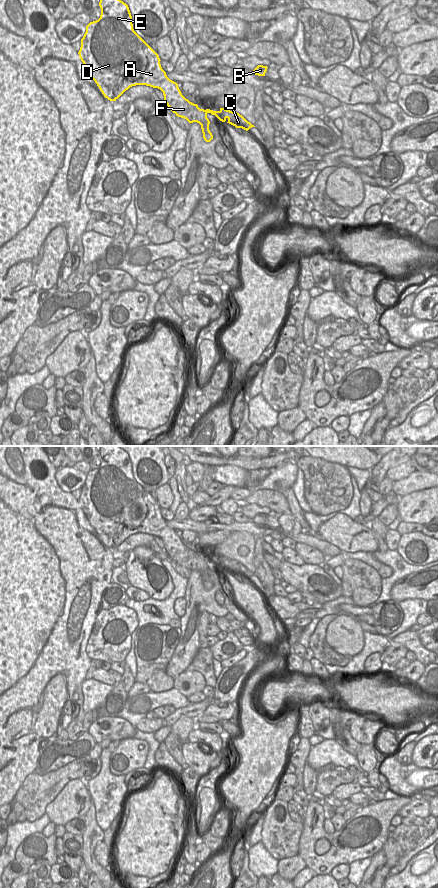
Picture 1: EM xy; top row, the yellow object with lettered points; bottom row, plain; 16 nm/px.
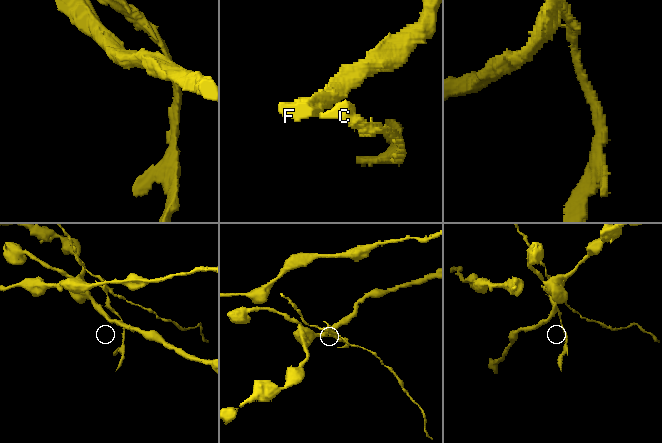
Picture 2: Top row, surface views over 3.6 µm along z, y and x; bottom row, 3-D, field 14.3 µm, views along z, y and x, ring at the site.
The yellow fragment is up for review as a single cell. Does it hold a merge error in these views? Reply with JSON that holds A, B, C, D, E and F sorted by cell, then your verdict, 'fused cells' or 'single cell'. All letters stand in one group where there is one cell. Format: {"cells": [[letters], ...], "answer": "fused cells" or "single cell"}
{"cells": [["A", "D", "E", "F"], ["B", "C"]], "answer": "fused cells"}

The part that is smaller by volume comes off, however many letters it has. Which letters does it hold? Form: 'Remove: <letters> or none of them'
Remove: B, C

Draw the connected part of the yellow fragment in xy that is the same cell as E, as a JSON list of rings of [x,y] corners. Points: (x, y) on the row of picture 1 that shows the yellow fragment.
[[[100,0],[100,18],[86,26],[78,52],[90,77],[110,101],[136,85],[158,88],[176,116],[201,125],[206,142],[213,139],[204,109],[186,99],[162,69],[158,54],[134,31],[129,7],[121,0]]]

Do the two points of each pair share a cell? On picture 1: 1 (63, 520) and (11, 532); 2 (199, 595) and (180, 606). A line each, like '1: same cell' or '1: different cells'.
1: same cell
2: different cells

